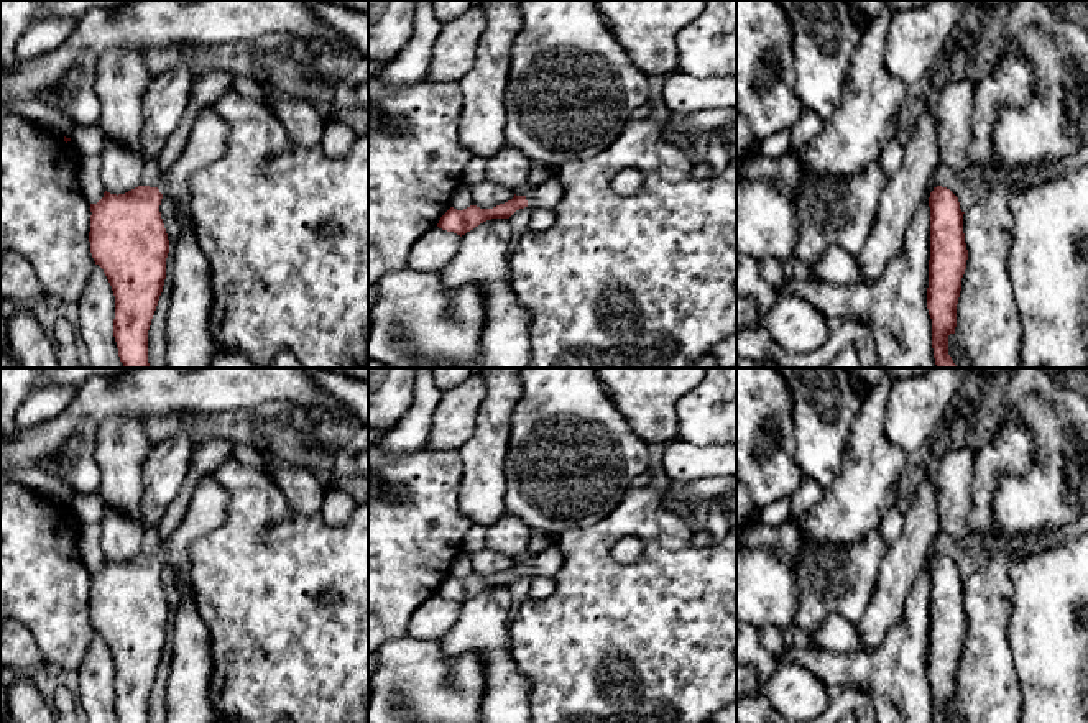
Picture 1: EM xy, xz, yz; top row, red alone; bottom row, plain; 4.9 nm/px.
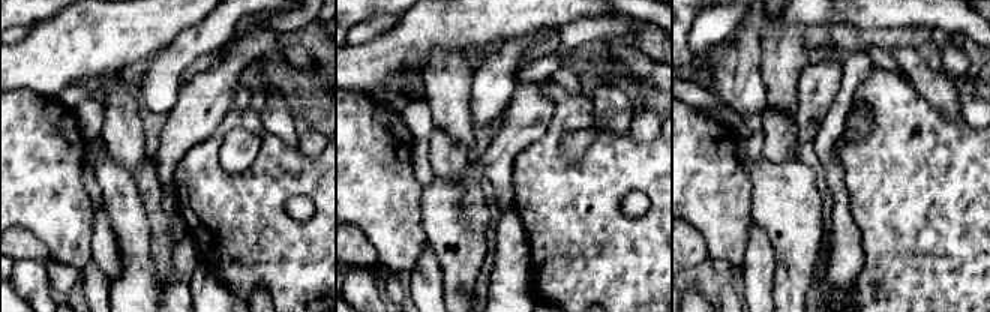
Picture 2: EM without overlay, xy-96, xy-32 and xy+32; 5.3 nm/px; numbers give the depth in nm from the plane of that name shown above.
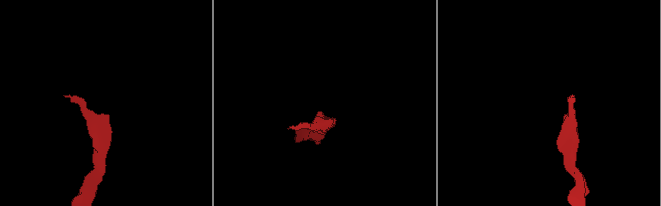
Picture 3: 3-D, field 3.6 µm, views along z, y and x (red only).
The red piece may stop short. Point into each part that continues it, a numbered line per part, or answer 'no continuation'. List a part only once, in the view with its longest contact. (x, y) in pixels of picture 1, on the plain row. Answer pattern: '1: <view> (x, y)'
1: xz (548, 562)

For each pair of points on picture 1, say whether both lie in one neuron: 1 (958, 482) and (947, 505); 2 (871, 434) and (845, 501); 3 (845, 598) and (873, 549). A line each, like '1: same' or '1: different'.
1: same
2: same
3: same

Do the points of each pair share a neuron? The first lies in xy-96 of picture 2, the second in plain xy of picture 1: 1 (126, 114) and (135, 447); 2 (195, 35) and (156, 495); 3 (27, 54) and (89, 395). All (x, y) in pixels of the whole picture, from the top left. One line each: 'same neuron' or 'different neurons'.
1: same neuron
2: same neuron
3: same neuron

